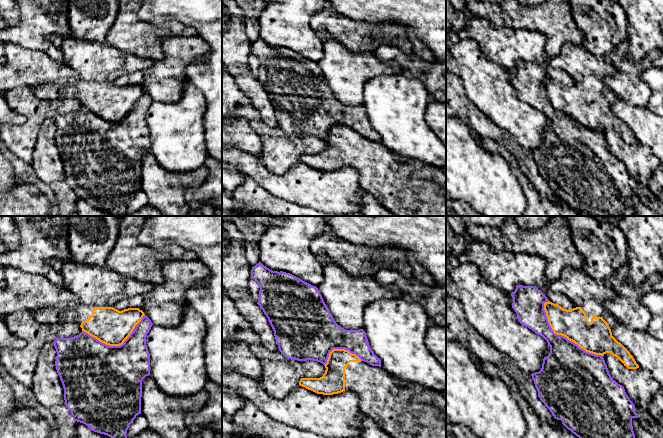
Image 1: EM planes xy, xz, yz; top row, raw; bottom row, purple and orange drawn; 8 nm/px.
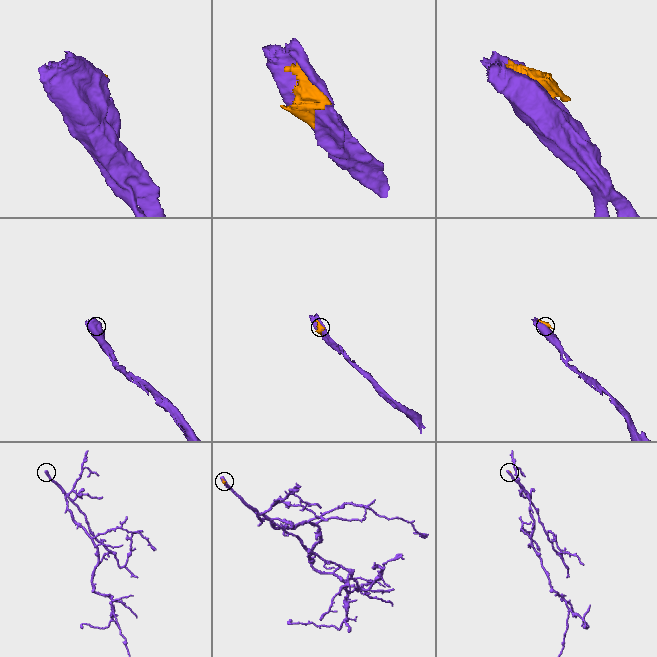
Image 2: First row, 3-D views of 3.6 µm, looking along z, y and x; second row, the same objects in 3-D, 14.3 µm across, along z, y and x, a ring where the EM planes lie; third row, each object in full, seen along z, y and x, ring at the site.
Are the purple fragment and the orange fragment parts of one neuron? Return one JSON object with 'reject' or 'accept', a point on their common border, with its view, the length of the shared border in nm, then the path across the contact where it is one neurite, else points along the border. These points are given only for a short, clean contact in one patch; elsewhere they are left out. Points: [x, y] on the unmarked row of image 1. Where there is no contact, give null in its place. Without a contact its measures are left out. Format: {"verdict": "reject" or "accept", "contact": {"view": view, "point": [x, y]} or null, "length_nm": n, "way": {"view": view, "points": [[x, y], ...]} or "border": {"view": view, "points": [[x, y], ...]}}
{"verdict": "reject", "contact": {"view": "yz", "point": [563, 112]}, "length_nm": 650}

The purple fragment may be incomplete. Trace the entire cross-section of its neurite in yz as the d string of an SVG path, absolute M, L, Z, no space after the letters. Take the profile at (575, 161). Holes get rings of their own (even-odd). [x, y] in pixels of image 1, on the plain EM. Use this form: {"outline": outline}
{"outline": "M517 61L511 72L512 84L517 90L518 97L542 112L550 122L550 129L544 133L541 146L532 149L531 152L538 167L538 173L554 194L561 196L562 200L581 216L635 216L632 203L632 195L638 194L638 190L634 187L635 182L624 163L609 150L603 132L586 128L566 113L553 108L544 86L544 80L548 78L548 75L537 63Z"}

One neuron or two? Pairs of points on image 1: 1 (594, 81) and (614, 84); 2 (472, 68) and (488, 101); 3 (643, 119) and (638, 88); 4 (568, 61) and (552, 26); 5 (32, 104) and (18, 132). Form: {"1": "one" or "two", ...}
{"1": "two", "2": "one", "3": "two", "4": "two", "5": "one"}

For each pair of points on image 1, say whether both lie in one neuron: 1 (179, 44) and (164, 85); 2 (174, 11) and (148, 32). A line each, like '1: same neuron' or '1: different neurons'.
1: same neuron
2: different neurons

